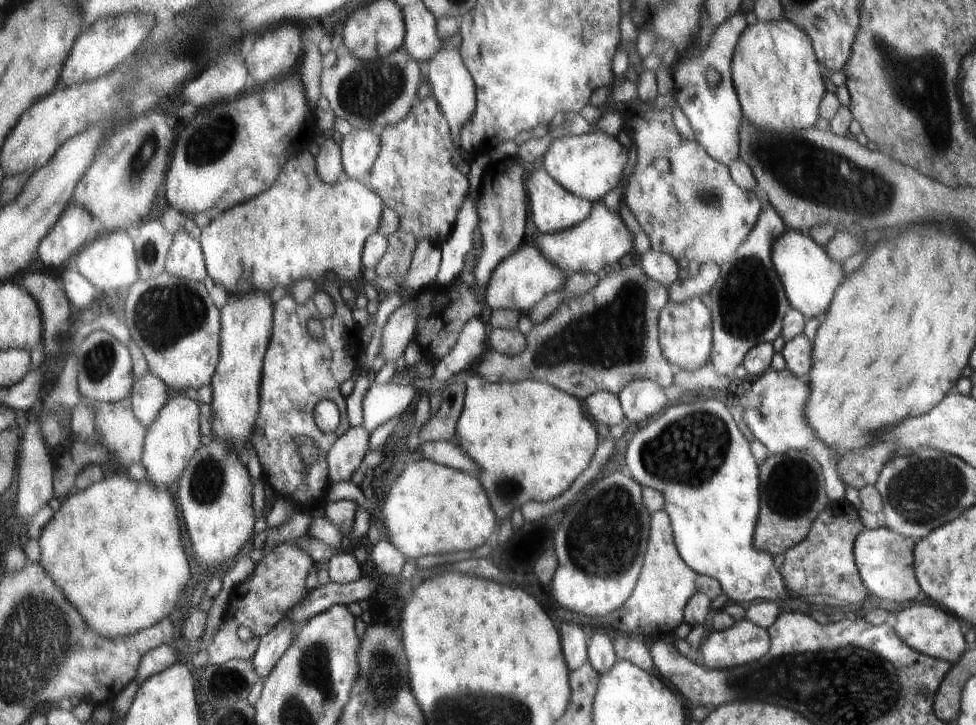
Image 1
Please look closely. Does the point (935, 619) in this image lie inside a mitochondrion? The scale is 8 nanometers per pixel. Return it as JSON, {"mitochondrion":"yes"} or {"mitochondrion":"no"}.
{"mitochondrion":"no"}

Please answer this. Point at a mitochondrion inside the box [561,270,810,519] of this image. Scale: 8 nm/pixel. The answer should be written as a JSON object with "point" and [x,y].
{"point":[689,452]}

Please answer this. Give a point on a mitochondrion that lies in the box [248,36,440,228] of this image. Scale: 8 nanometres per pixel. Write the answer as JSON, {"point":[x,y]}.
{"point":[365,94]}

